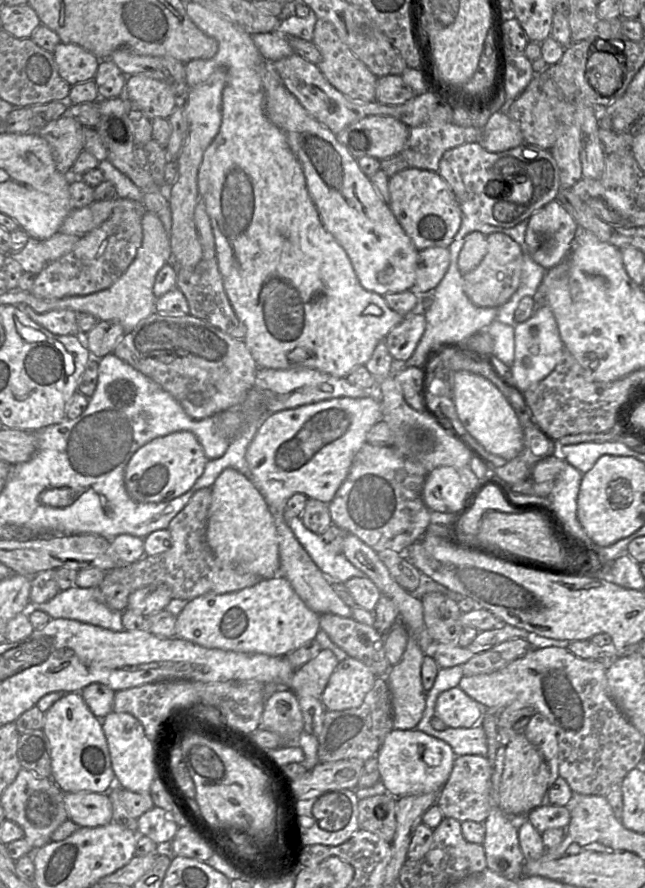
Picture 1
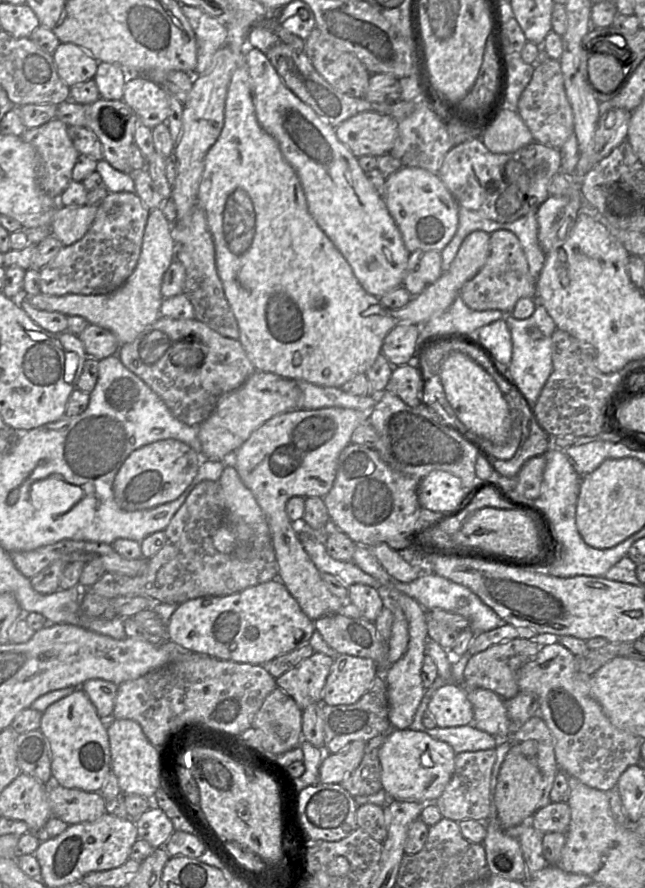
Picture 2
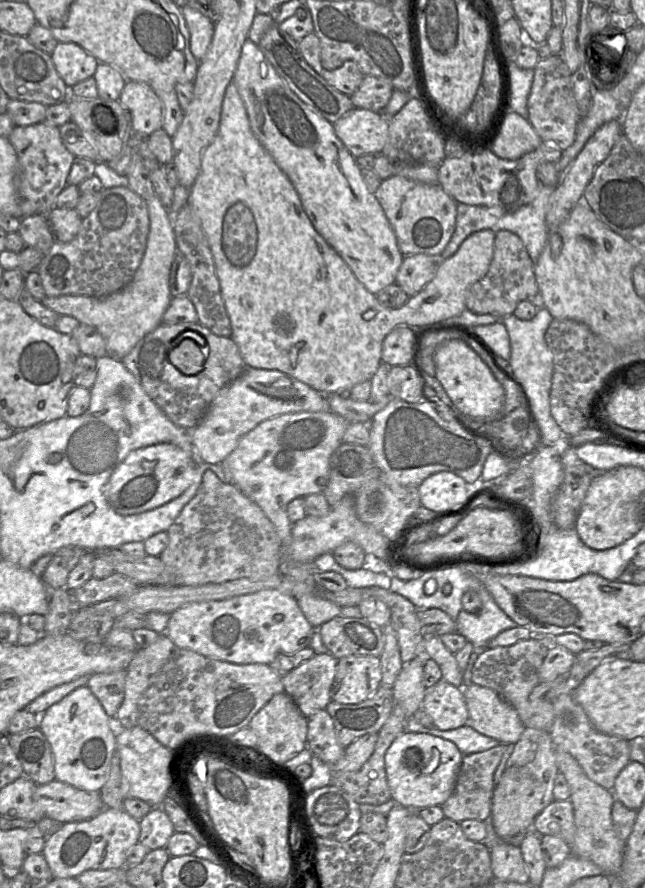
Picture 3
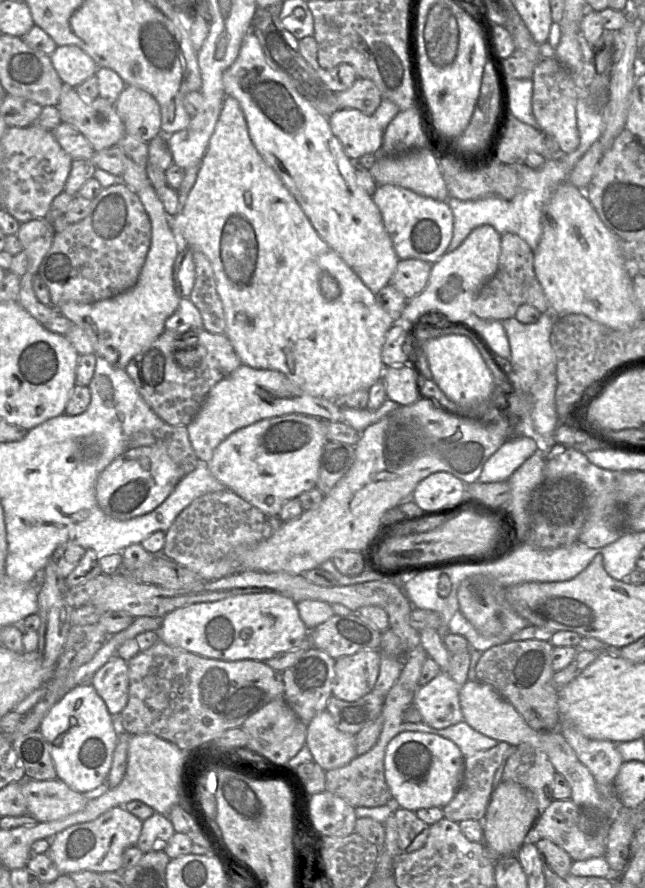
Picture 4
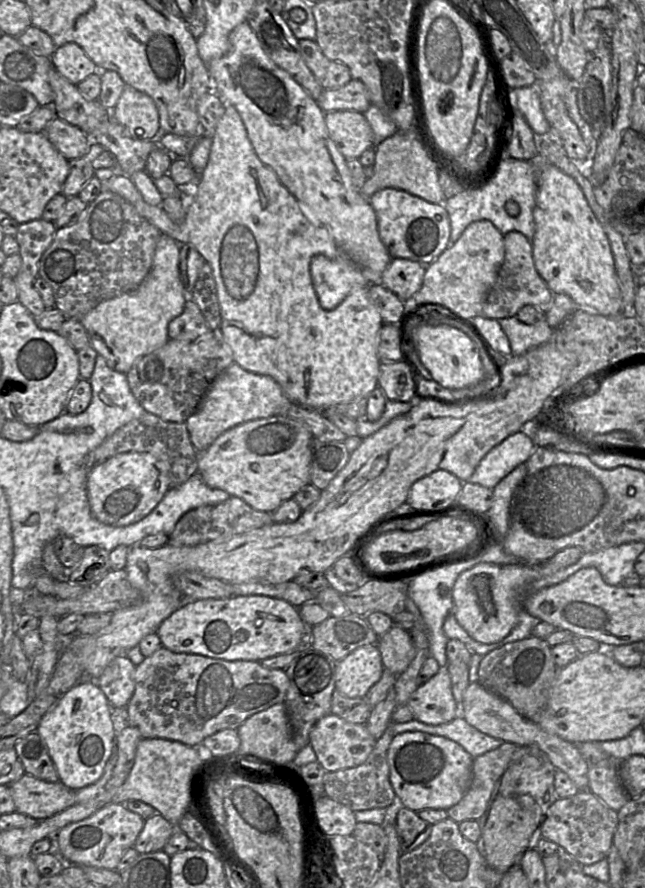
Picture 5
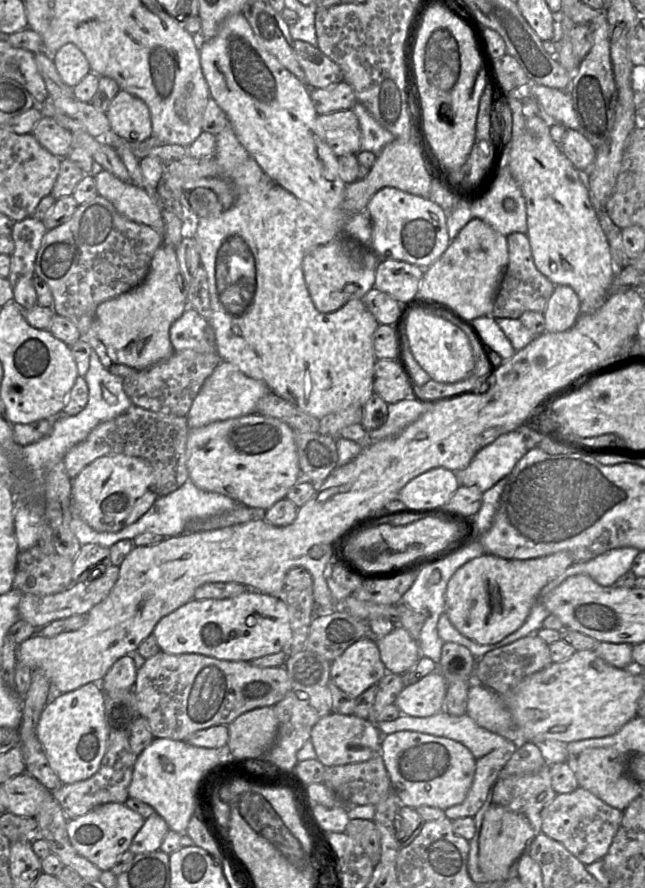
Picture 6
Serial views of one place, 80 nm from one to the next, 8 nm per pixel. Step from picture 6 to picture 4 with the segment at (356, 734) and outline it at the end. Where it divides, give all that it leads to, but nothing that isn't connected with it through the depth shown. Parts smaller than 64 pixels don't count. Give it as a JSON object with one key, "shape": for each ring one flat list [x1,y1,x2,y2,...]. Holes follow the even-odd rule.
{"shape":[[326,710,307,724,306,746,313,756,312,761,324,771,343,767,358,756,355,736,340,731]]}

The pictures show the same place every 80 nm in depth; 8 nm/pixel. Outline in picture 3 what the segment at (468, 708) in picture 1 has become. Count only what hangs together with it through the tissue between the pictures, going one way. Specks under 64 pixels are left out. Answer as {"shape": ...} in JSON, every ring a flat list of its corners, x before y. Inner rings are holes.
{"shape":[[444,680,426,690,422,709,438,730,459,728,469,722,469,713,462,688]]}

